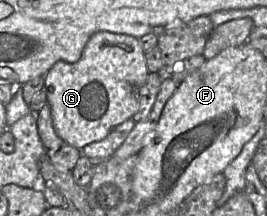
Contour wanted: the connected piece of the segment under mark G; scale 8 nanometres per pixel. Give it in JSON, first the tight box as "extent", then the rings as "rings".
{"extent":[45,32,149,150],"rings":[[[97,32],[88,40],[75,63],[56,62],[45,74],[47,103],[55,132],[79,150],[98,142],[139,109],[139,89],[149,71],[140,40],[126,34]]]}

